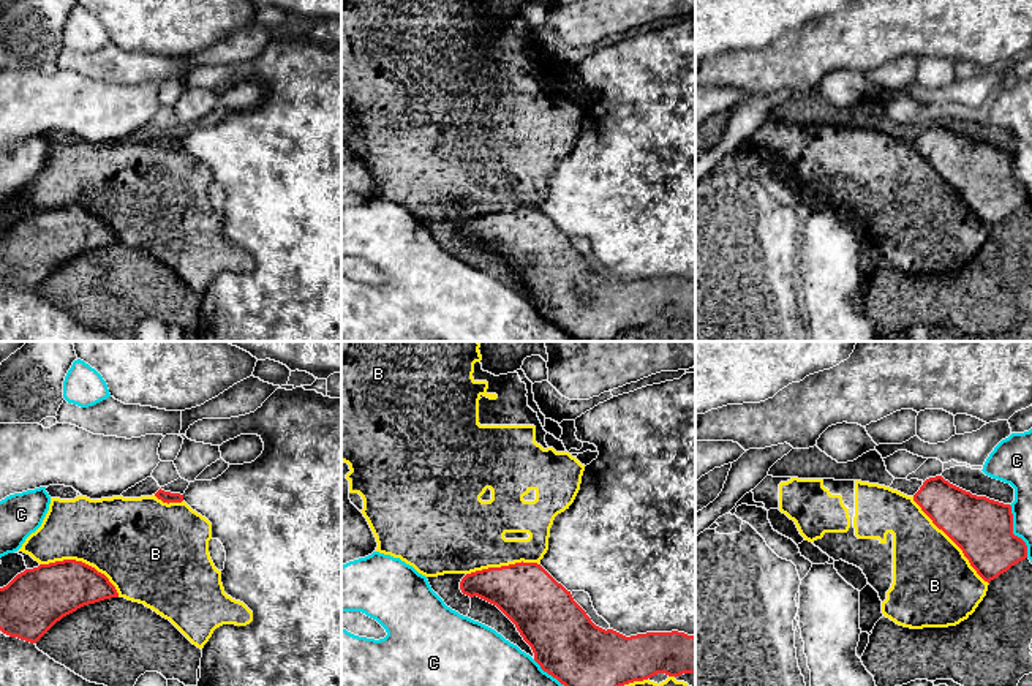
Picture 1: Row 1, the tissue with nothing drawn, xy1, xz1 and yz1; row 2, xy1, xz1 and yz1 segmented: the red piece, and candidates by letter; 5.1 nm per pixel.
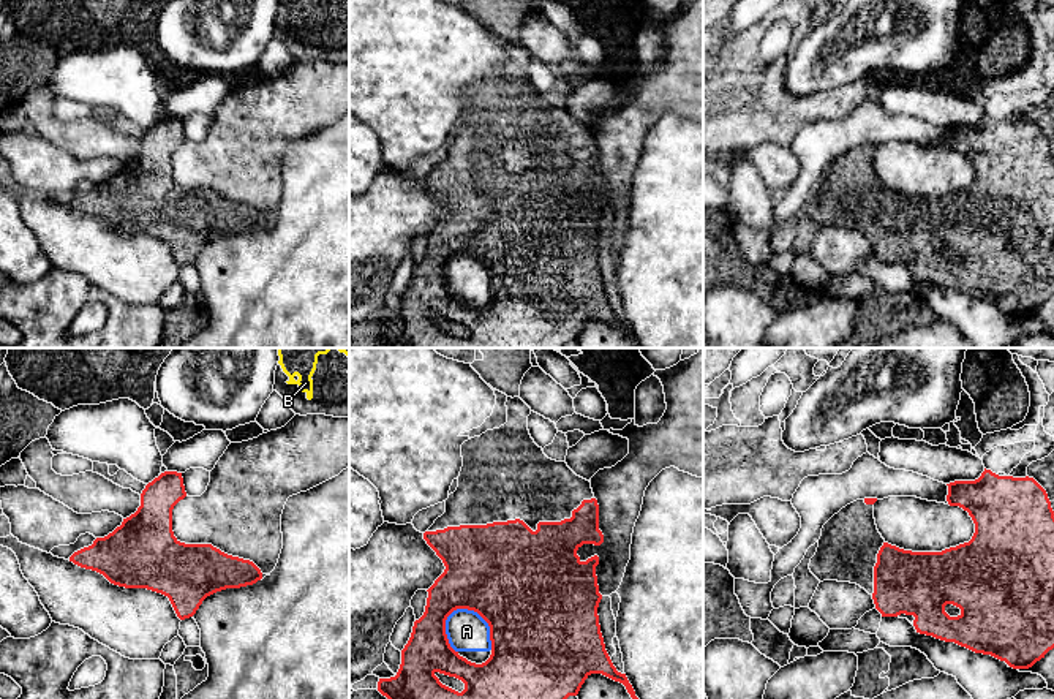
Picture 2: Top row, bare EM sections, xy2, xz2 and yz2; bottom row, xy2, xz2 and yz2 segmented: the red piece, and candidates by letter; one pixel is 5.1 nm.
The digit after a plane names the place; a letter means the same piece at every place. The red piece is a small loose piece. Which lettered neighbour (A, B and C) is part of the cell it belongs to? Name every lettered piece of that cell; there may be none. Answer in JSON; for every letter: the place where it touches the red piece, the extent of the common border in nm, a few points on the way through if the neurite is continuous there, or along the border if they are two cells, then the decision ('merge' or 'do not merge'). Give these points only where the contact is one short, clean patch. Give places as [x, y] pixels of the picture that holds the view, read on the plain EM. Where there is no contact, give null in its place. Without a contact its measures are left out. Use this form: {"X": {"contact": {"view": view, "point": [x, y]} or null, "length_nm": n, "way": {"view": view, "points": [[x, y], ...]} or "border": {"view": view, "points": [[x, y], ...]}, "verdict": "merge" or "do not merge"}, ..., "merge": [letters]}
{"A": {"contact": {"view": "xz2", "point": [479, 260]}, "length_nm": 280, "verdict": "do not merge"}, "B": {"contact": {"view": "yz1", "point": [952, 185]}, "length_nm": 600, "verdict": "do not merge"}, "C": {"contact": {"view": "yz1", "point": [1012, 177]}, "length_nm": 280, "verdict": "do not merge"}, "merge": []}

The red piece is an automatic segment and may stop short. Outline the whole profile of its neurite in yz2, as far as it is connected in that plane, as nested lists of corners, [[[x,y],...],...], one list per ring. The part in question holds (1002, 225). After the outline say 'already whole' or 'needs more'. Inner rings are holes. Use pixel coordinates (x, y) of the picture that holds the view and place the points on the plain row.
[[[991,115],[975,127],[947,130],[947,147],[969,158],[975,179],[969,188],[942,198],[912,198],[888,190],[877,176],[874,149],[856,145],[822,174],[809,215],[820,226],[850,228],[864,234],[882,263],[913,261],[917,278],[991,300],[1013,315],[1029,315],[1054,294],[1054,157],[1046,136],[1033,123],[999,122]]] | needs more

